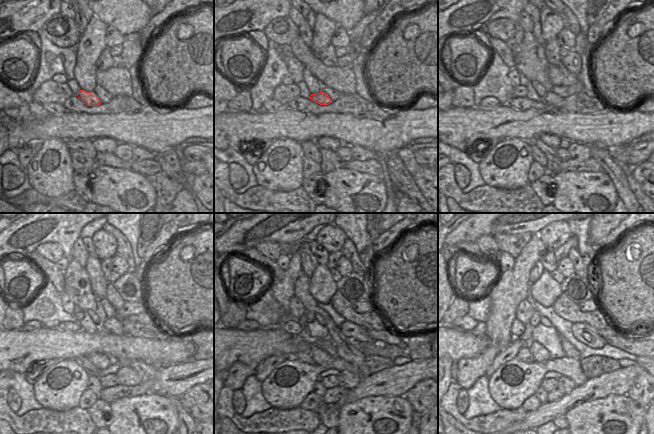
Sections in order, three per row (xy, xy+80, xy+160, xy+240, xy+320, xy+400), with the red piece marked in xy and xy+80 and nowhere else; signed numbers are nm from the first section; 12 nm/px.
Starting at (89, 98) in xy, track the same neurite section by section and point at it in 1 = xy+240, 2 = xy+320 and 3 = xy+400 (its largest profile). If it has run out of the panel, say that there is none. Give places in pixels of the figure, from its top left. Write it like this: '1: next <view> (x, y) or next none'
1: next xy+240 (113, 325)
2: next xy+320 (349, 329)
3: next xy+400 (583, 332)

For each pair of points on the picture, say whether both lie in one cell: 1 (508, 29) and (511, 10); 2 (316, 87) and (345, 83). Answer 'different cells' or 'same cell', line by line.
1: different cells
2: different cells

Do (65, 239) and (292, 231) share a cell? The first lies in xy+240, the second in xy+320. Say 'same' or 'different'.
same

